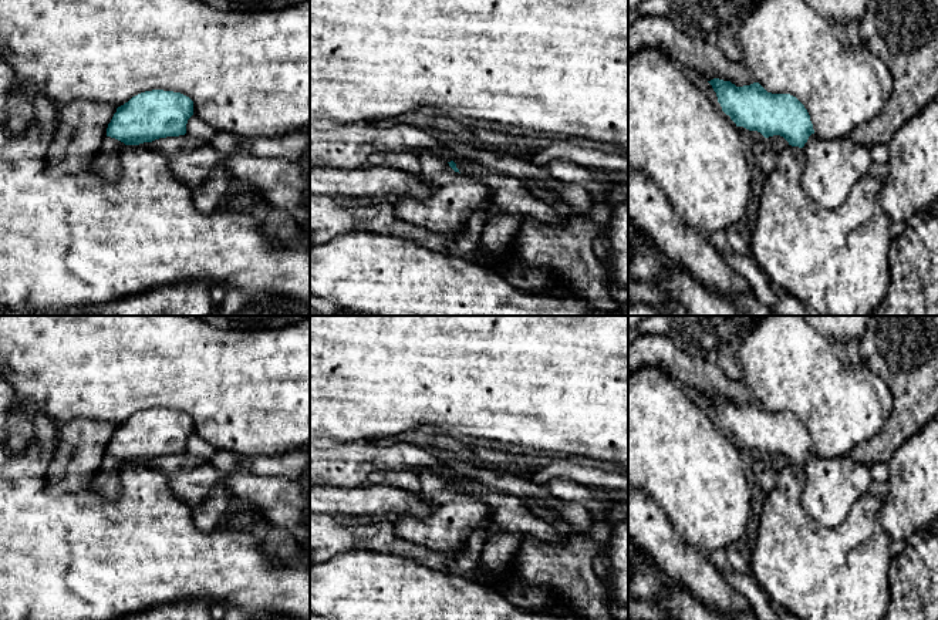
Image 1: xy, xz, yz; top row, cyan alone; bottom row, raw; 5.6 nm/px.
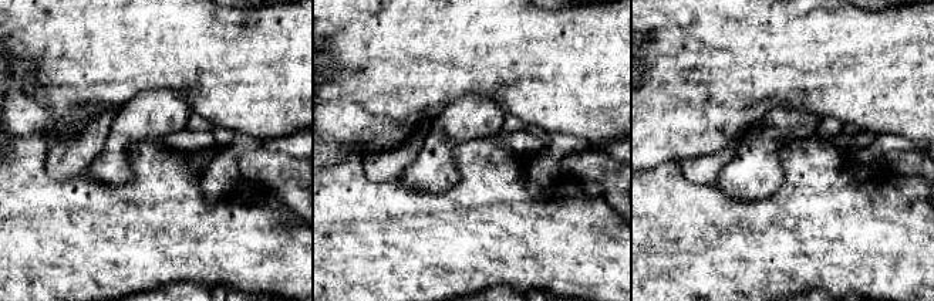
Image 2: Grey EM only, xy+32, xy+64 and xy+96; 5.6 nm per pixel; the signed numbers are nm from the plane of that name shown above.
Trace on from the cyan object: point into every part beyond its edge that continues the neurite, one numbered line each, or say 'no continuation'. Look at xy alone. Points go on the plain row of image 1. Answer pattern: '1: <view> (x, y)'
1: xy (107, 481)

